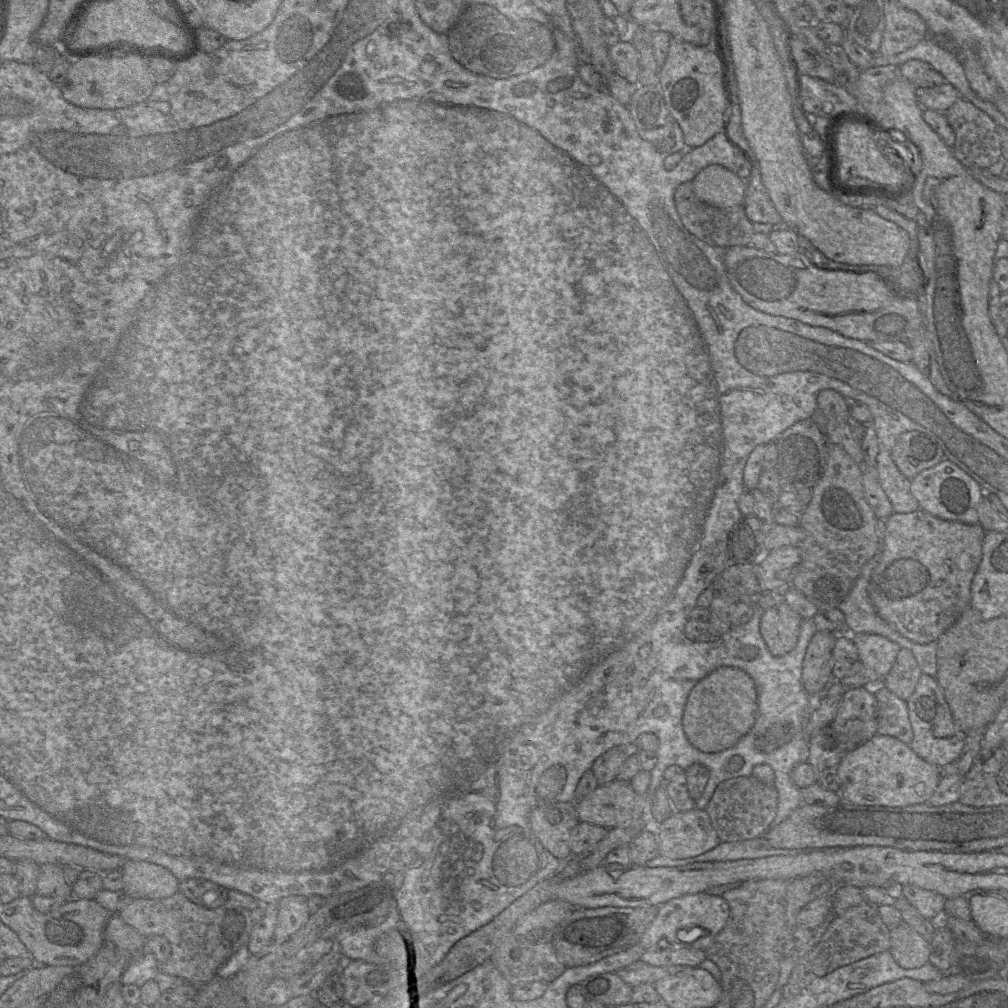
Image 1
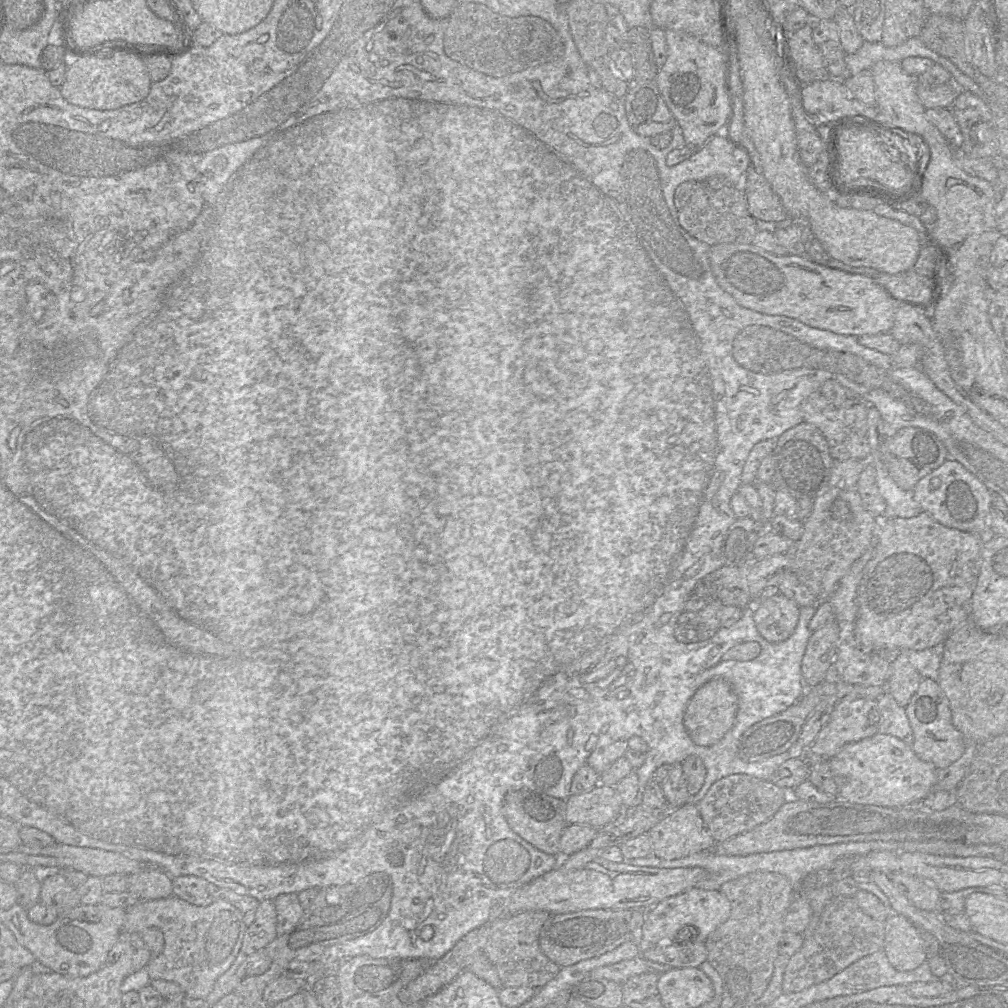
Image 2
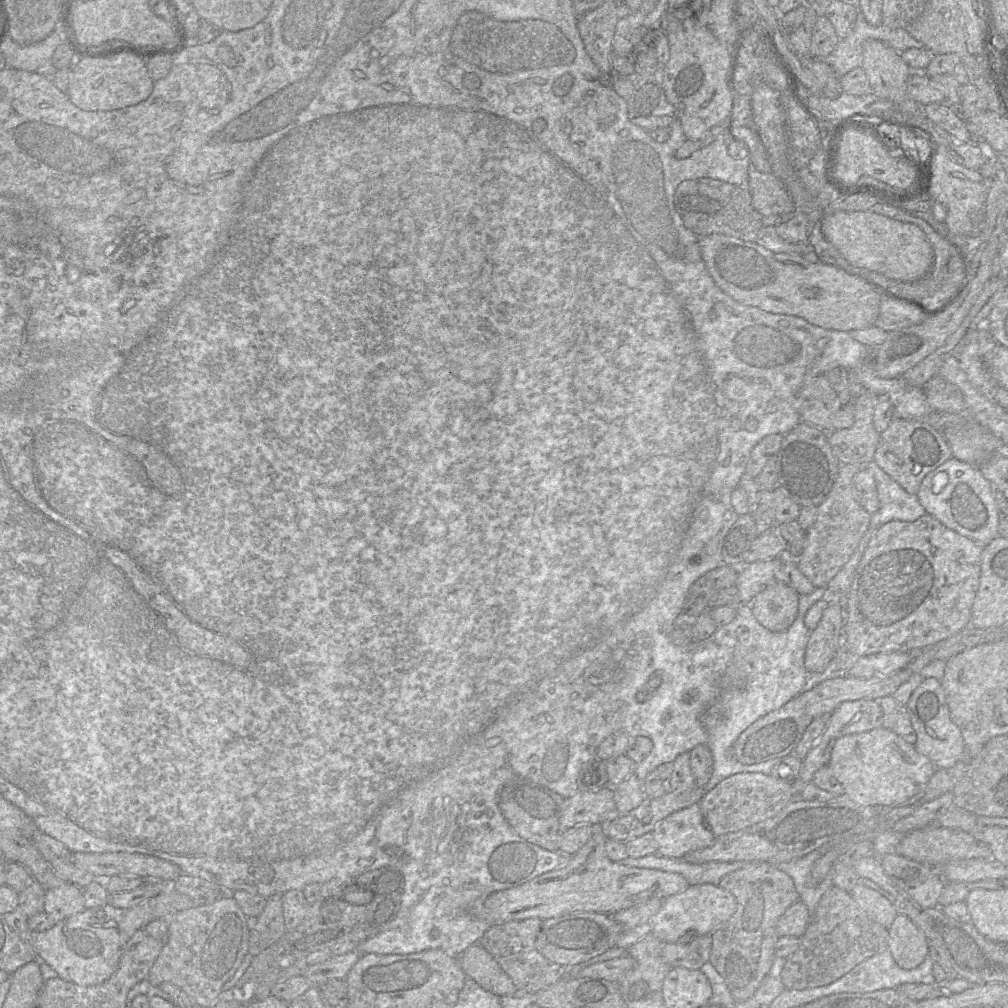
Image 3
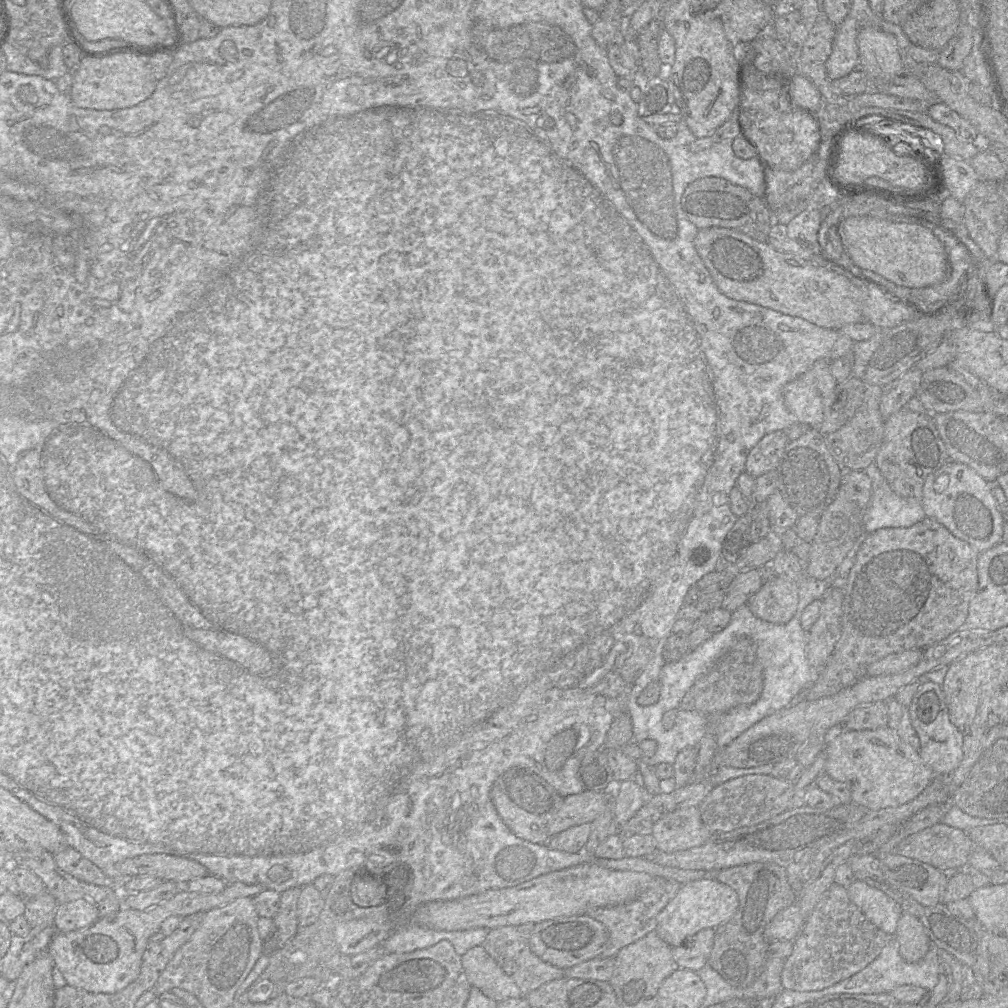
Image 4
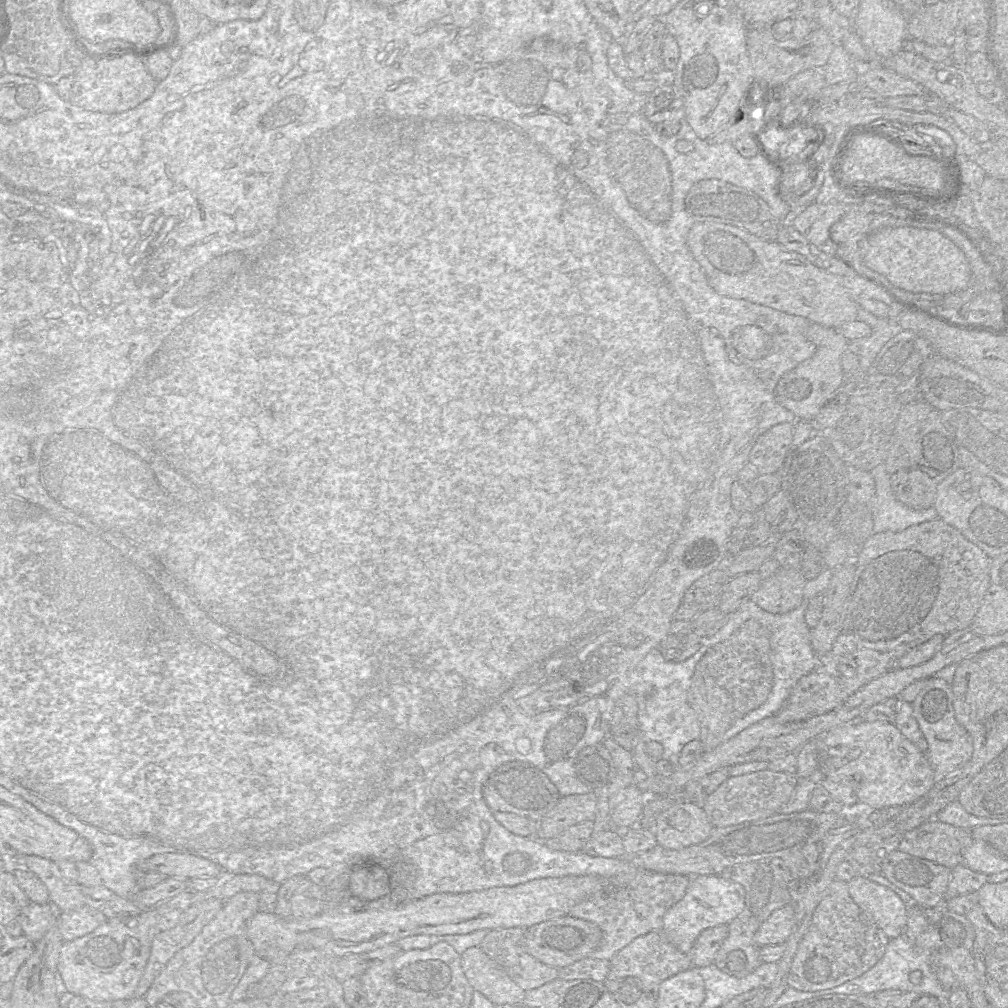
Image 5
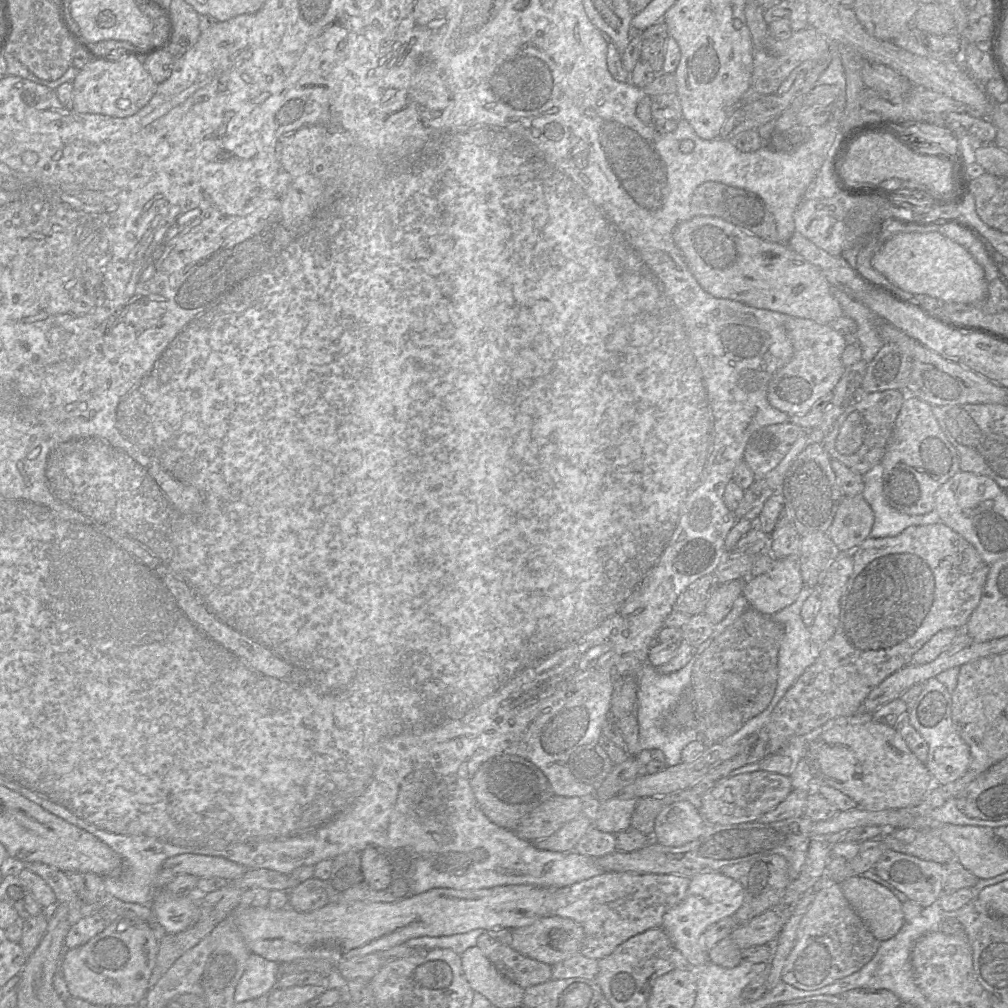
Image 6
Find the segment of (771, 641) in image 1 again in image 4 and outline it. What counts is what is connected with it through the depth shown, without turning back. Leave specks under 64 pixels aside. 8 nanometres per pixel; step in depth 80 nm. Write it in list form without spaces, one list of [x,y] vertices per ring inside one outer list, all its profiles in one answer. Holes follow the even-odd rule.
[[[773,576],[750,597],[747,604],[759,619],[788,623],[795,615],[799,602],[799,584],[788,578]]]

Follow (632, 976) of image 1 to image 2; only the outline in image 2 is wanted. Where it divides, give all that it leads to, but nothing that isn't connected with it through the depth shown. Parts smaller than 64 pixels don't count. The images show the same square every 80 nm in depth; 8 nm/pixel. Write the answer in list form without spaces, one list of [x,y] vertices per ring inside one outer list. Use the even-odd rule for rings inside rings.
[[[639,955],[634,959],[596,968],[590,976],[605,978],[622,985],[632,976],[643,973],[663,974],[670,969],[668,965],[648,961]]]

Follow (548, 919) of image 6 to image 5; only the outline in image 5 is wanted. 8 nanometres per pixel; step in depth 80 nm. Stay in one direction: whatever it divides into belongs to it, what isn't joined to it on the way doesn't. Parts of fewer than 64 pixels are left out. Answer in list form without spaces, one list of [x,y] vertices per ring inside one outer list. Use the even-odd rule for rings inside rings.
[[[565,915],[526,928],[523,948],[542,963],[559,969],[581,959],[591,958],[591,954],[601,945],[602,940],[603,932],[597,924]]]

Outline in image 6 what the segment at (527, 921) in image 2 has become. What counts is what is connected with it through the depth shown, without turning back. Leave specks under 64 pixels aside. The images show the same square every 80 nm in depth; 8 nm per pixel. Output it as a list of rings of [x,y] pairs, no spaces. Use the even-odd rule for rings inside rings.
[[[485,930],[476,946],[502,975],[523,989],[552,979],[552,966],[529,958],[512,947],[512,930]]]

